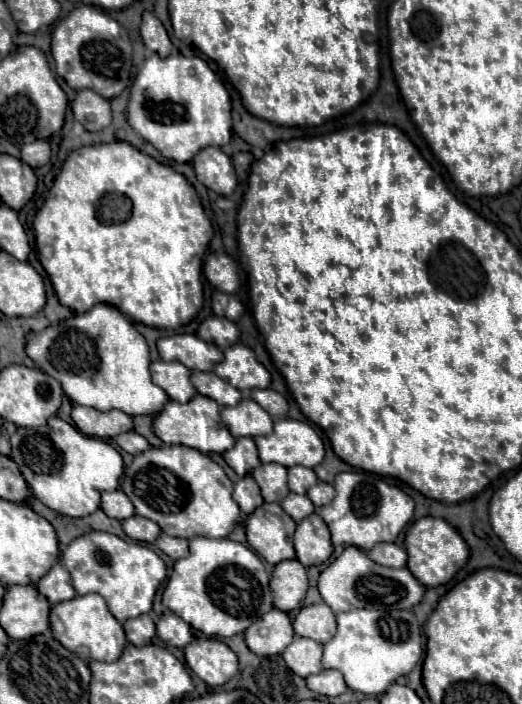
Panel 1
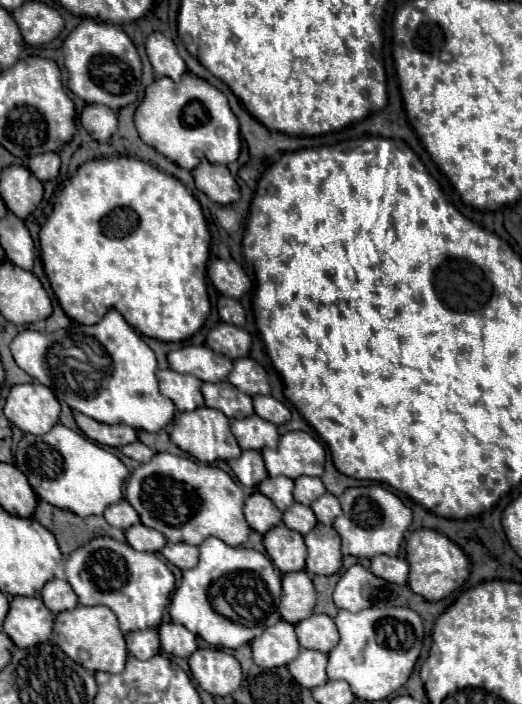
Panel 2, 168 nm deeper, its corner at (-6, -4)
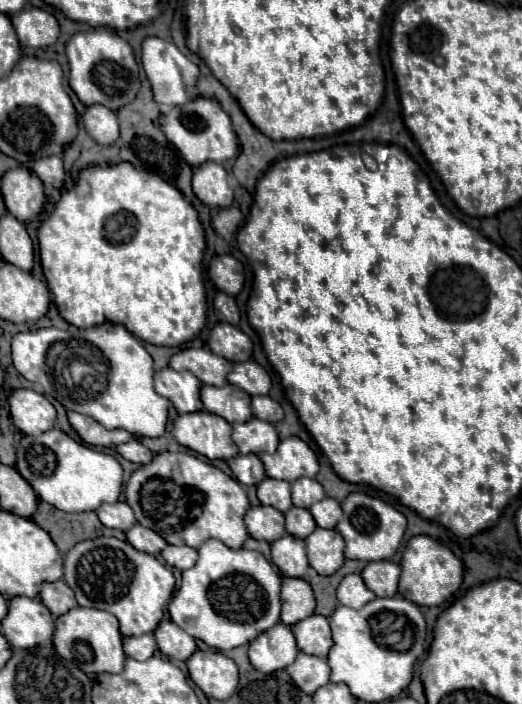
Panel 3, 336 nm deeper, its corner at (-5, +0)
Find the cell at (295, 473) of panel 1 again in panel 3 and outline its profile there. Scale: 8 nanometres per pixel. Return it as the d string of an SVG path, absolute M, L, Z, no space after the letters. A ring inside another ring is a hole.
M298 478L292 482L292 500L294 506L310 508L316 500L322 500L326 496L324 488L314 478Z

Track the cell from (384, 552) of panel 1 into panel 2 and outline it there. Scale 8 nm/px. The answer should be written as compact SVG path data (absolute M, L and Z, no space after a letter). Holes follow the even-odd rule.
M375 556L371 558L371 568L375 576L381 576L383 580L389 580L391 584L407 584L409 576L409 564L395 556Z

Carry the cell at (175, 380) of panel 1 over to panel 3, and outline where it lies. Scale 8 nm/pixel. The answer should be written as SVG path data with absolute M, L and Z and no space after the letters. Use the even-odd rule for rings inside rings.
M172 368L158 370L154 374L154 388L156 392L160 392L160 396L166 396L180 414L204 408L200 400L200 380L188 370L182 372L176 372Z

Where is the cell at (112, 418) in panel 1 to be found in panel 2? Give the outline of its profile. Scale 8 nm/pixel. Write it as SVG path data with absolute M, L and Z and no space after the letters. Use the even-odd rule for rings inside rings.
M75 412L75 422L77 426L81 428L81 432L91 438L93 442L97 444L103 444L103 446L113 446L113 448L123 448L125 444L131 444L137 440L137 432L129 426L107 426L107 424L101 424L101 422L95 422L93 418L81 414L81 412Z

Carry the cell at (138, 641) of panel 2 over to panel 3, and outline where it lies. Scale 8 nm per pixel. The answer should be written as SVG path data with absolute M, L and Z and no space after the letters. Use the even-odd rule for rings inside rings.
M152 634L142 636L128 636L124 638L124 652L134 660L148 660L156 652L156 640Z

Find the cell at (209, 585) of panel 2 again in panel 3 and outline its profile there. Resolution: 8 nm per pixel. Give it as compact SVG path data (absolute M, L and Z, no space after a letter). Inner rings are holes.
M210 538L198 548L198 562L182 572L180 590L174 594L168 612L170 618L192 638L198 638L218 650L232 650L250 644L260 632L264 632L264 628L272 628L272 624L280 622L280 582L280 574L272 568L262 552L244 548L232 550L220 540Z

